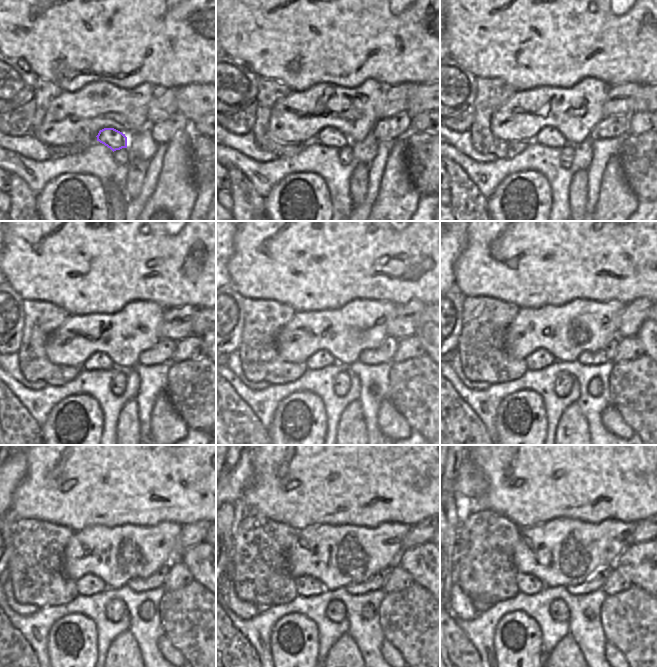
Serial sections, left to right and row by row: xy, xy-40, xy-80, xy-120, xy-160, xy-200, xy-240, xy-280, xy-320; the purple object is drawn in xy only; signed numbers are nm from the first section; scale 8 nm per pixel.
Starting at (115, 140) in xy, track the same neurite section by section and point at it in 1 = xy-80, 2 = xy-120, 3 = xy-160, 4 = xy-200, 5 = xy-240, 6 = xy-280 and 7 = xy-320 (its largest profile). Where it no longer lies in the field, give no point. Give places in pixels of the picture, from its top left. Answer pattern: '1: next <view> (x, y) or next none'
1: next xy-80 (547, 136)
2: next xy-120 (98, 361)
3: next xy-160 (321, 358)
4: next xy-200 (539, 359)
5: next xy-240 (88, 585)
6: next xy-280 (306, 586)
7: next xy-320 (528, 584)

